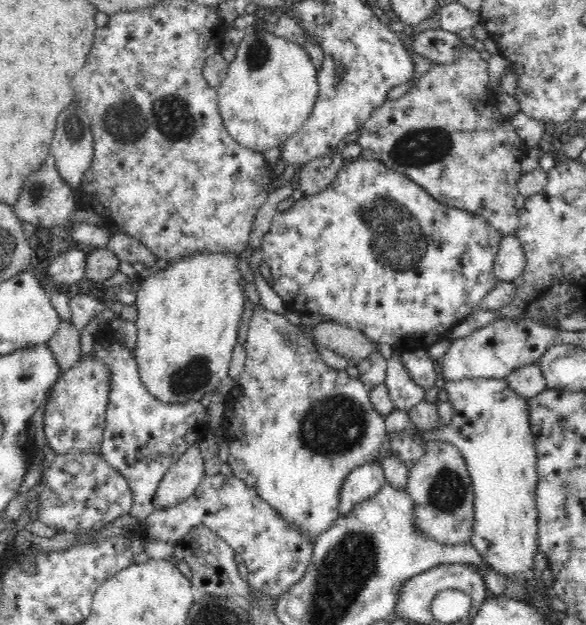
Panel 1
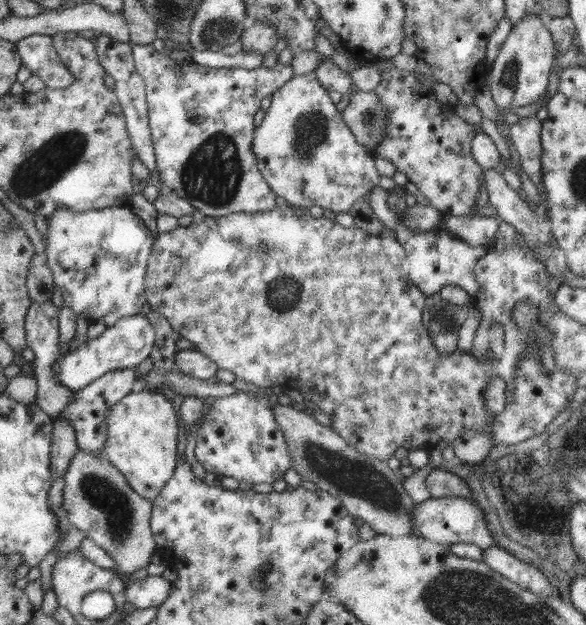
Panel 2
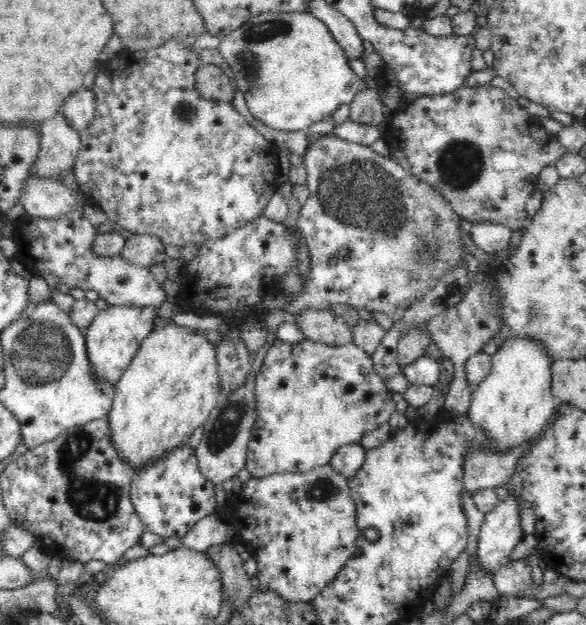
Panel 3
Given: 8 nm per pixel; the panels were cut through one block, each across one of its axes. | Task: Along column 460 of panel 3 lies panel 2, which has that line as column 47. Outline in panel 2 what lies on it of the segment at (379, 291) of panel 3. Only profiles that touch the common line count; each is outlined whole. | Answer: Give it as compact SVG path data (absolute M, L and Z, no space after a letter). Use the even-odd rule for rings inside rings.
M110 206L108 208L92 209L84 212L74 212L72 210L68 210L67 208L57 208L50 216L46 216L46 221L48 226L48 233L46 235L47 245L45 250L46 264L52 271L53 279L56 286L58 286L58 290L62 292L64 299L63 304L70 308L72 312L75 312L77 318L85 317L90 323L100 320L100 322L104 322L104 324L109 327L110 325L116 324L116 321L120 320L120 318L143 314L145 312L147 309L147 300L145 295L146 269L154 238L152 236L152 232L145 226L144 220L130 211L130 206Z

